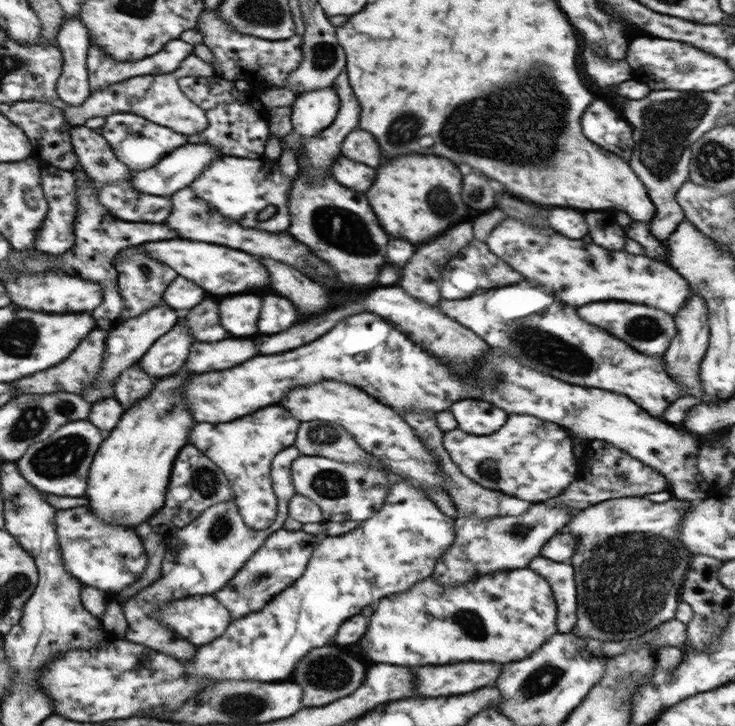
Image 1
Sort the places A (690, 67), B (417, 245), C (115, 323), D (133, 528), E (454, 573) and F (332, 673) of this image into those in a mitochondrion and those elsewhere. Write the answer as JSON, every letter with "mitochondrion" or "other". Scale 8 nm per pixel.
{"A":"mitochondrion","B":"other","C":"other","D":"other","E":"other","F":"mitochondrion"}

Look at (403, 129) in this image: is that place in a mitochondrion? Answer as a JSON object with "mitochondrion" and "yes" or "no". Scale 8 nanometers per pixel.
{"mitochondrion":"yes"}

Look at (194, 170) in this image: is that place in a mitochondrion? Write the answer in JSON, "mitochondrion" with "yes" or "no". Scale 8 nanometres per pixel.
{"mitochondrion":"no"}

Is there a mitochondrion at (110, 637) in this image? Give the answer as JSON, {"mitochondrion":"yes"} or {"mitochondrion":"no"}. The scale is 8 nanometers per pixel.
{"mitochondrion":"no"}

